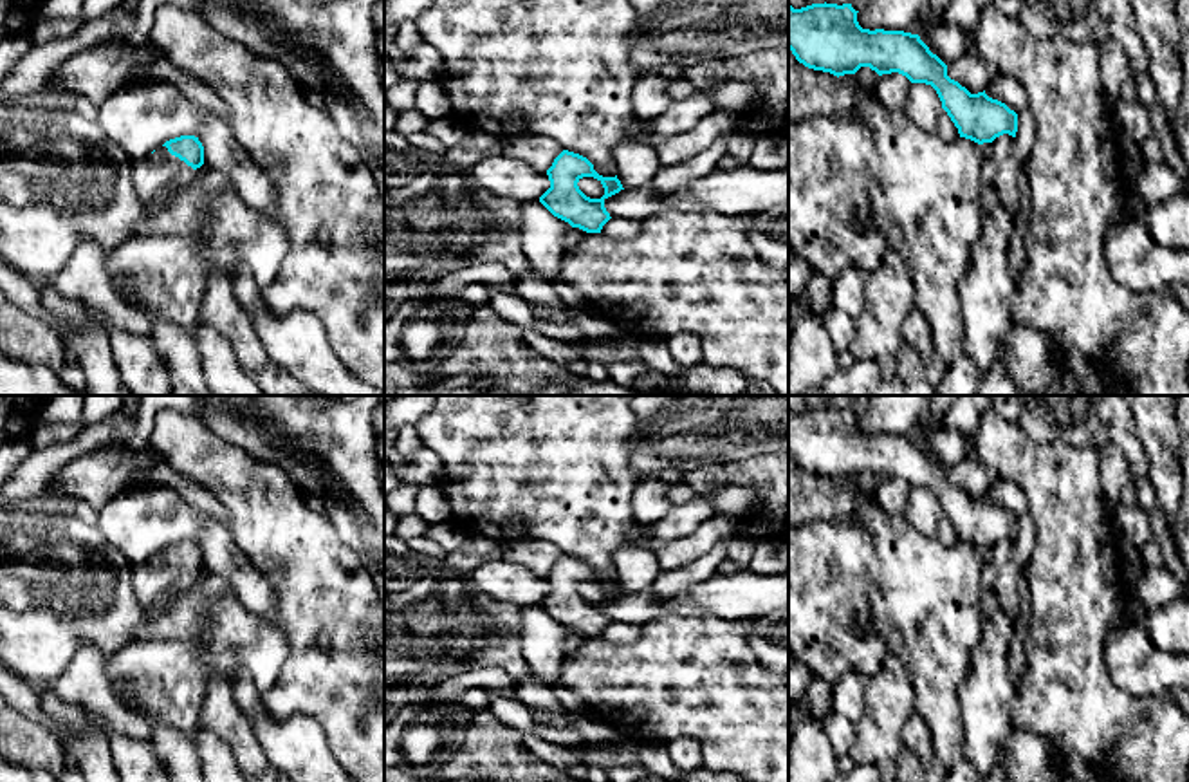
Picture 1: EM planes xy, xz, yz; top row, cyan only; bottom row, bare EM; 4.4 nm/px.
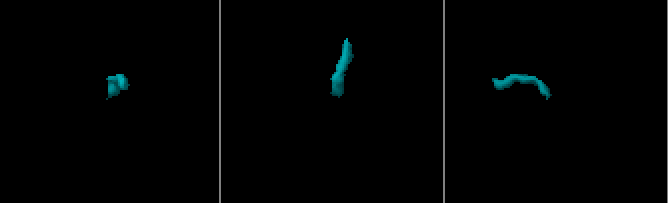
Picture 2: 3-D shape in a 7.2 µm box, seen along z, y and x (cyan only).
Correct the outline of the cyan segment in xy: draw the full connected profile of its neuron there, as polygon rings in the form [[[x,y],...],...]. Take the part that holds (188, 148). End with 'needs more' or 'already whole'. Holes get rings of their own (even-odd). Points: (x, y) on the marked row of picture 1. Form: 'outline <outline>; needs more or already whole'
outline [[[195,135],[166,141],[153,154],[132,161],[132,184],[143,206],[179,193],[204,164],[204,146]]]; needs more

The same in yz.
outline [[[852,4],[788,5],[788,49],[808,69],[834,76],[870,67],[879,76],[899,72],[911,83],[931,85],[960,137],[978,144],[1009,134],[1016,137],[1018,114],[983,92],[971,94],[947,76],[947,65],[918,34],[862,29]]]; already whole

